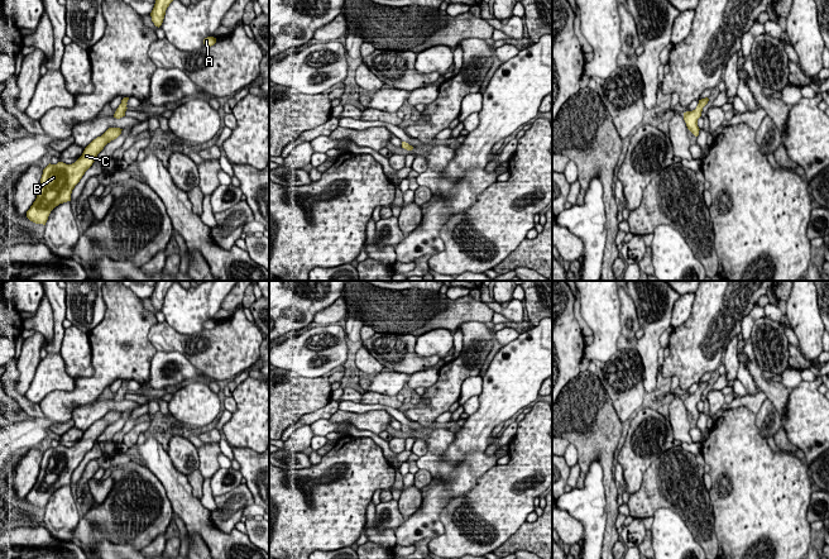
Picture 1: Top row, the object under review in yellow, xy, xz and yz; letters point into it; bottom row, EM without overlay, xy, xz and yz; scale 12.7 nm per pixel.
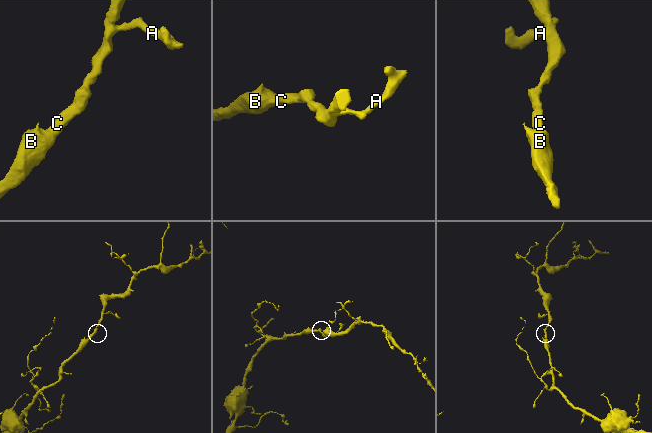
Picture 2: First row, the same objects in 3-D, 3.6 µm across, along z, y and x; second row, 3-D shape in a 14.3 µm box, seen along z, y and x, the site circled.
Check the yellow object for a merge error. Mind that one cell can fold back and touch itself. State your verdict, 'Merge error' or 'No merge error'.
Merge error

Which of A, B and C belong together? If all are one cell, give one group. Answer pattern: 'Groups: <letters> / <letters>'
Groups: A / B C

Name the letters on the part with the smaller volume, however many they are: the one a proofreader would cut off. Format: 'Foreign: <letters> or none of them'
Foreign: A

